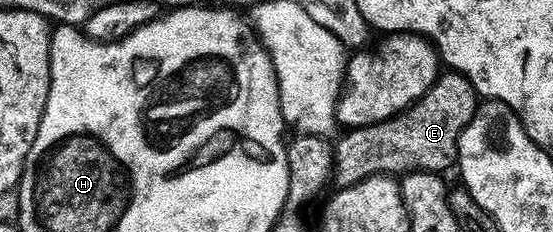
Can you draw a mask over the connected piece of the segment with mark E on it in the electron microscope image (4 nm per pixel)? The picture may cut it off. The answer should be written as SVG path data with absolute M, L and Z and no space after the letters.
M445 71L429 91L407 110L381 123L346 130L333 147L333 179L340 187L351 186L364 177L399 175L420 169L443 173L458 162L459 137L479 102L476 89L461 74Z

